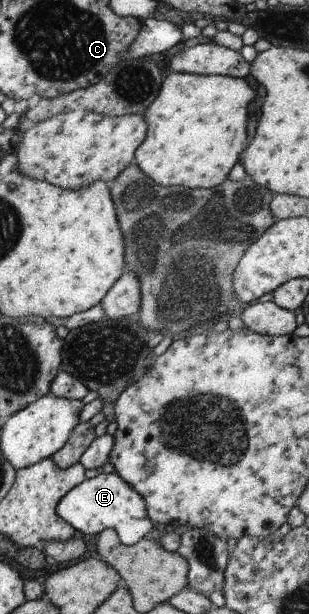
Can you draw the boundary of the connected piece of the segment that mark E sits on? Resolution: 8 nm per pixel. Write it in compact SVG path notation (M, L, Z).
M102 473L92 479L84 479L71 488L55 508L60 519L65 520L76 534L97 536L101 530L112 529L123 545L136 544L142 537L155 535L158 531L148 518L145 500L116 473Z

